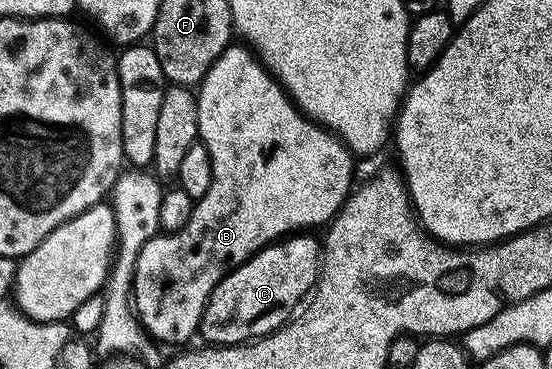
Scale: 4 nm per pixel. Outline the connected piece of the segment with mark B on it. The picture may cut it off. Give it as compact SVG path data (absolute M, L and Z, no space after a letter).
M247 46L227 48L222 54L222 58L218 58L218 62L214 62L214 66L210 70L210 74L206 74L203 84L199 85L198 99L200 105L198 110L199 139L210 150L210 158L214 162L214 182L210 186L210 194L206 194L206 198L198 201L194 214L190 218L190 226L186 226L181 232L159 234L146 245L138 258L136 280L133 283L135 313L148 336L164 346L167 346L166 344L184 344L192 335L195 337L199 333L200 323L204 317L204 307L207 306L208 299L212 297L213 290L226 279L229 272L241 268L247 260L252 260L262 249L268 248L271 244L279 244L287 237L308 234L316 230L312 228L322 227L321 229L323 229L325 226L331 225L332 221L344 209L344 203L348 201L354 191L352 175L356 172L357 161L347 146L336 136L333 136L327 128L317 124L315 120L308 119L293 104L291 96L280 87L280 81L261 64L260 57L251 48Z

